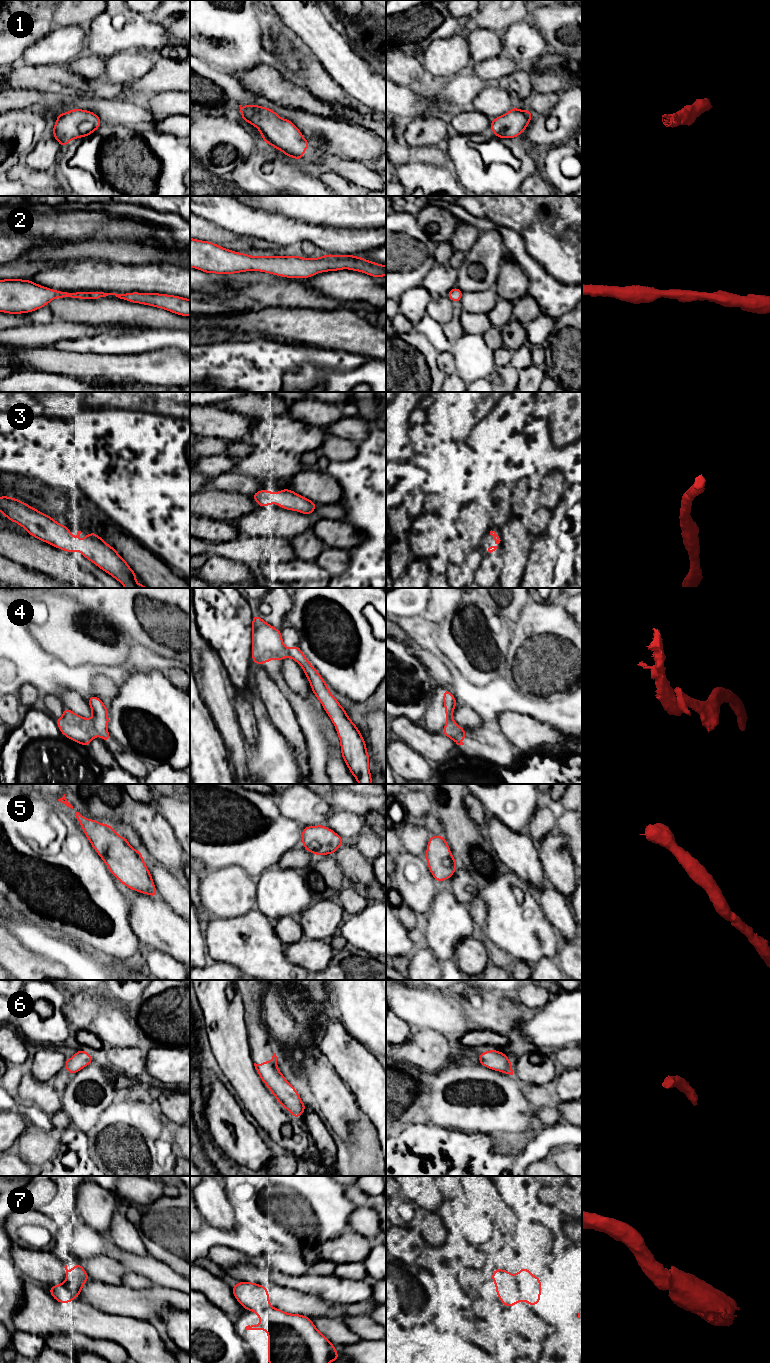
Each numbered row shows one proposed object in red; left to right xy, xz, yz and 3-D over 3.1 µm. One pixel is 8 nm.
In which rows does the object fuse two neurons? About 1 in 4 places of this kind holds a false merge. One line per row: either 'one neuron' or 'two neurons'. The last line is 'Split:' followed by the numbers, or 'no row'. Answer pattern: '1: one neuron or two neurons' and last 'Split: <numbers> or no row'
1: one neuron
2: one neuron
3: one neuron
4: two neurons
5: one neuron
6: one neuron
7: two neurons
Split: 4, 7

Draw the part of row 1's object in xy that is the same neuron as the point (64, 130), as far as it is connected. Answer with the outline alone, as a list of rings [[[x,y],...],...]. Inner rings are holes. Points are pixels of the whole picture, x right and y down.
[[[71,109],[58,113],[53,126],[53,137],[64,148],[72,139],[87,137],[102,124],[99,116],[89,110]]]

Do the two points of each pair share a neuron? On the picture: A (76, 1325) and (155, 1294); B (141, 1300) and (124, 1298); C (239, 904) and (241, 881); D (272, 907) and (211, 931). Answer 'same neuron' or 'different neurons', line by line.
A: different neurons
B: same neuron
C: same neuron
D: different neurons

